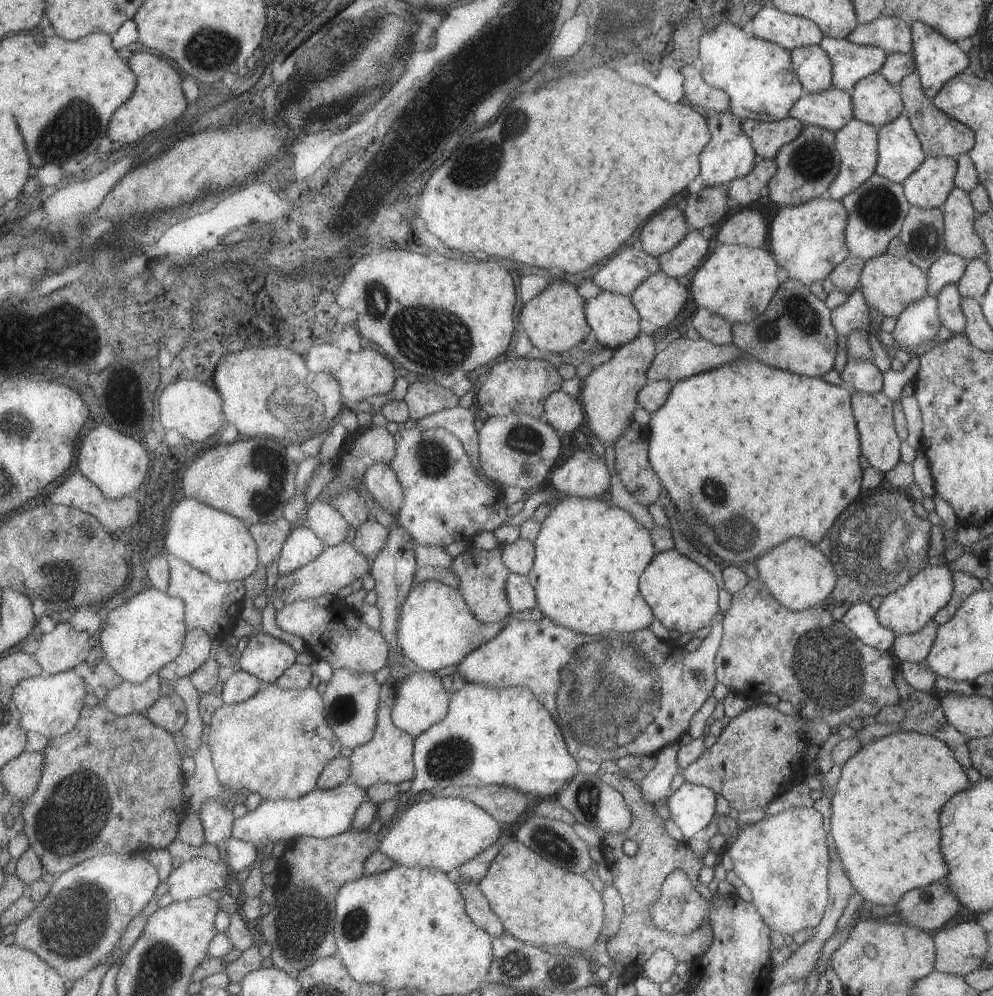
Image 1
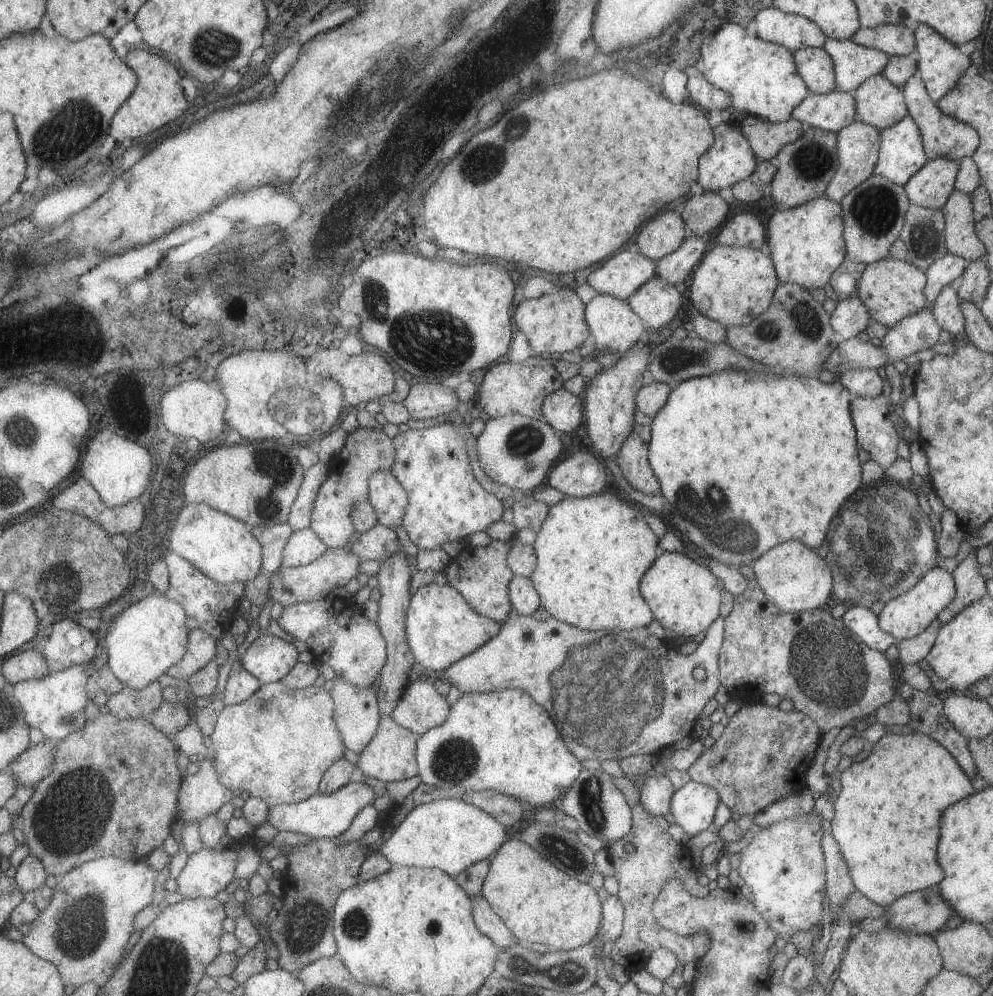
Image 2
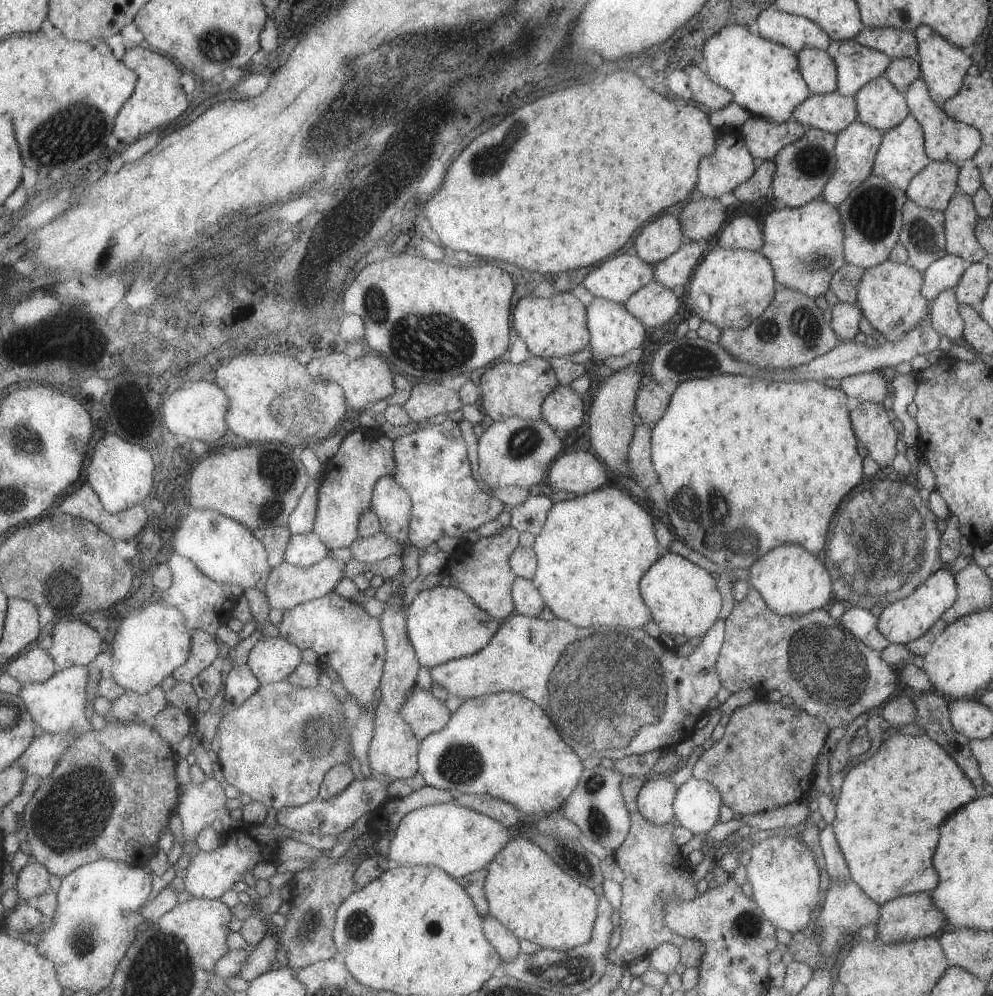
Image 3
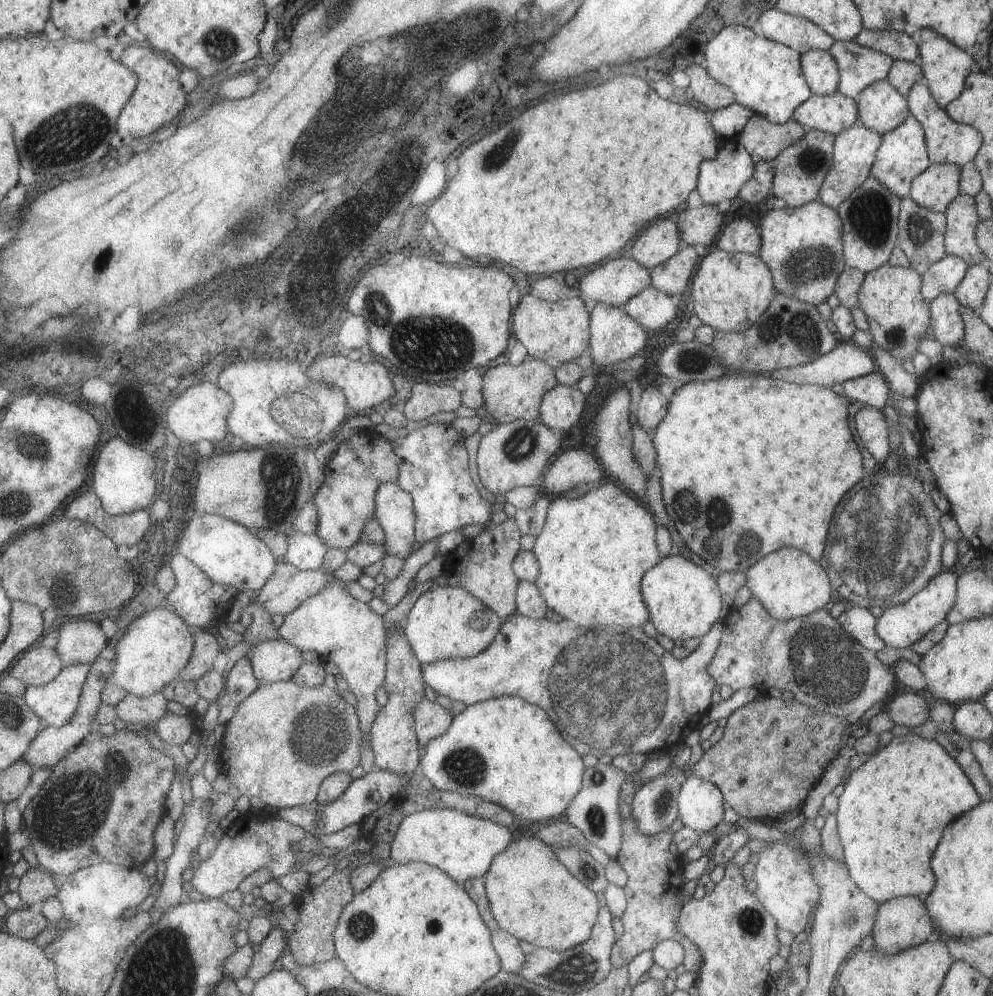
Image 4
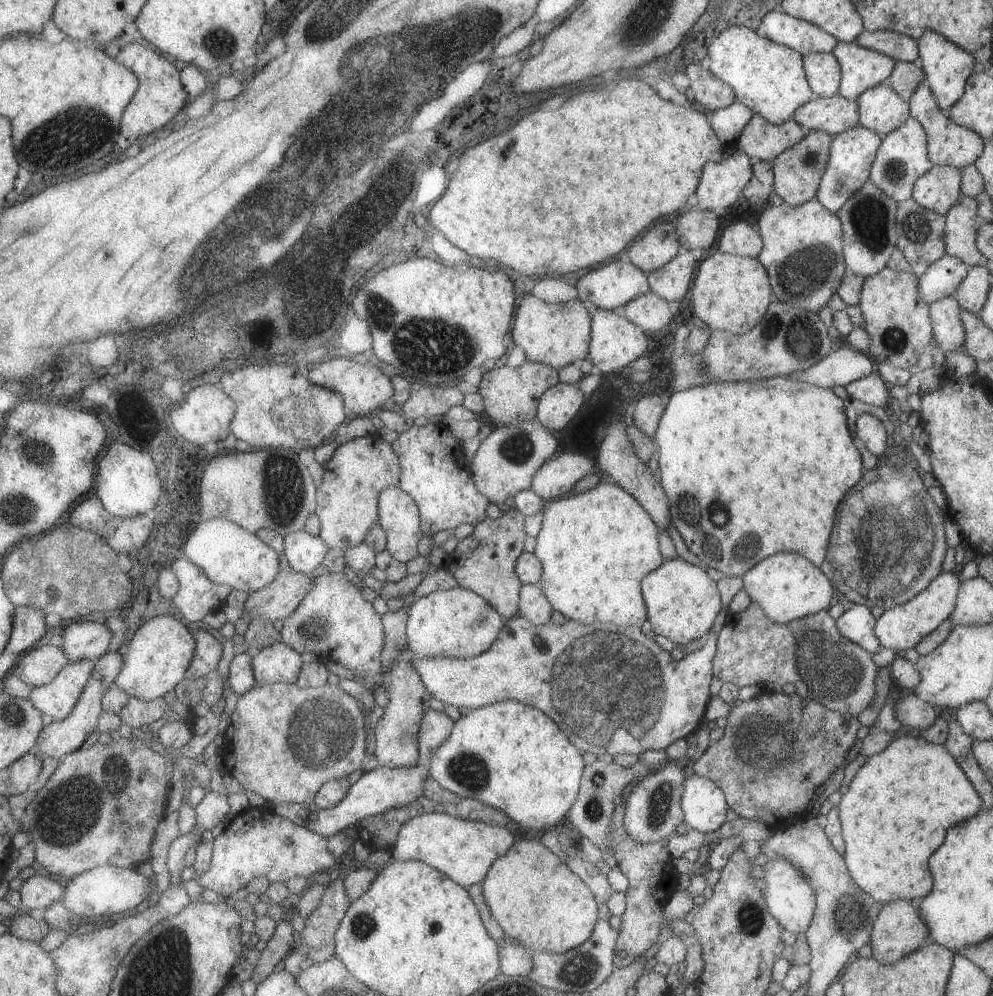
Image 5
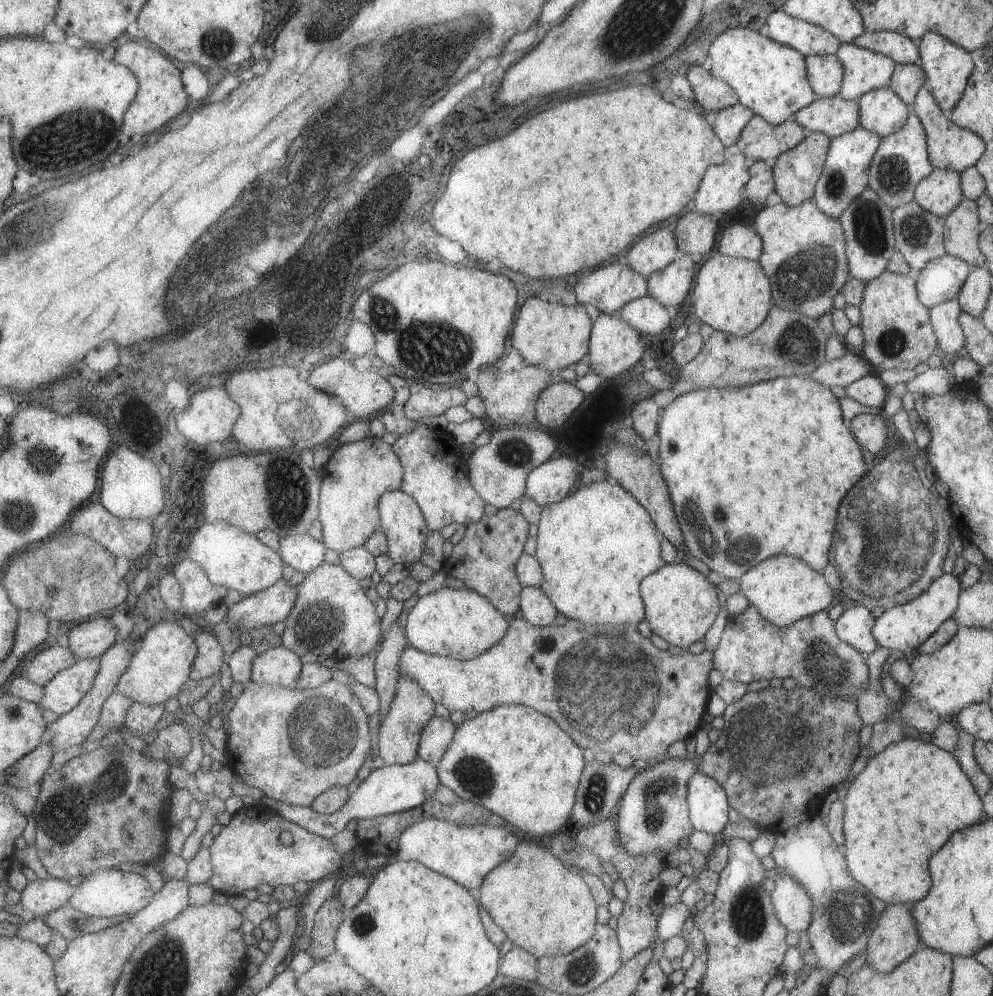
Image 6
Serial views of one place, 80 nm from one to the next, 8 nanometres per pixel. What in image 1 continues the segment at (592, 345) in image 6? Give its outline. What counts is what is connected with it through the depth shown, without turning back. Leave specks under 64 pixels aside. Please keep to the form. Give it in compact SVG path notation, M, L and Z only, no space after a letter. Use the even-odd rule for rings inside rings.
M599 291L594 298L584 300L584 317L593 331L596 347L615 350L631 342L639 332L640 316L630 301L630 297L609 291Z

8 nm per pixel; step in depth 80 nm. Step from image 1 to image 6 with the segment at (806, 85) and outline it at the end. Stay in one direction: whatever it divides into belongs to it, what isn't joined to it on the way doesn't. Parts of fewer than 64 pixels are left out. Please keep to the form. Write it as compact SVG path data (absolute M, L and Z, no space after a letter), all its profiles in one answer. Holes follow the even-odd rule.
M808 55L804 68L809 87L818 97L838 95L843 70L835 55Z

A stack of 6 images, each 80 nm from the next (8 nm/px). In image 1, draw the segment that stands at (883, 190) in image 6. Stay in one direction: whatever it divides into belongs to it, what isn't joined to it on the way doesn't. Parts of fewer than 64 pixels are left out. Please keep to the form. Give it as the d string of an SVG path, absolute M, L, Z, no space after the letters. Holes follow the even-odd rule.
M903 113L895 120L877 128L878 145L875 174L894 183L902 183L923 161L926 154L915 136L911 123Z

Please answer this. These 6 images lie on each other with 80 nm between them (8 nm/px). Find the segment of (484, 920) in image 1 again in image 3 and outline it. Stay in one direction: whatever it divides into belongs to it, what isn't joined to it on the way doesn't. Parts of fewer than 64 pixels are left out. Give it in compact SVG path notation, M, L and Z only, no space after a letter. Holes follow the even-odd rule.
M490 914L481 918L485 938L500 956L500 960L505 963L512 961L520 953L518 938L515 938L507 928L491 917Z

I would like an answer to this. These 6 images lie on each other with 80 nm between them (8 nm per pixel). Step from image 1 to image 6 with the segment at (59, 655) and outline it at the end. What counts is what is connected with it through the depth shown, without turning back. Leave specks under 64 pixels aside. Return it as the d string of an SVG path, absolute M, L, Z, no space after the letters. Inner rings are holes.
M109 617L91 618L64 631L78 661L100 658L115 645L119 632Z

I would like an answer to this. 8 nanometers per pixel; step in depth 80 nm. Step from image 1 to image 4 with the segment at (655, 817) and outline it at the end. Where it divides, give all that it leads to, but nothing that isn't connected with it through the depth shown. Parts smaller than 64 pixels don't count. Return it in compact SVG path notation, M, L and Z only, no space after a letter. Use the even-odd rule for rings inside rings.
M629 778L621 784L619 793L619 816L621 816L621 846L616 853L616 861L627 875L627 882L622 888L625 896L625 910L620 920L623 923L623 935L613 944L611 964L626 966L642 951L653 950L663 940L675 940L681 944L683 952L682 965L686 972L698 973L702 966L702 955L699 948L679 933L677 916L681 908L677 905L677 897L681 897L683 887L683 860L675 853L673 832L671 828L661 830L653 836L645 836L637 830L631 816L631 802L635 792L643 785L641 779Z

